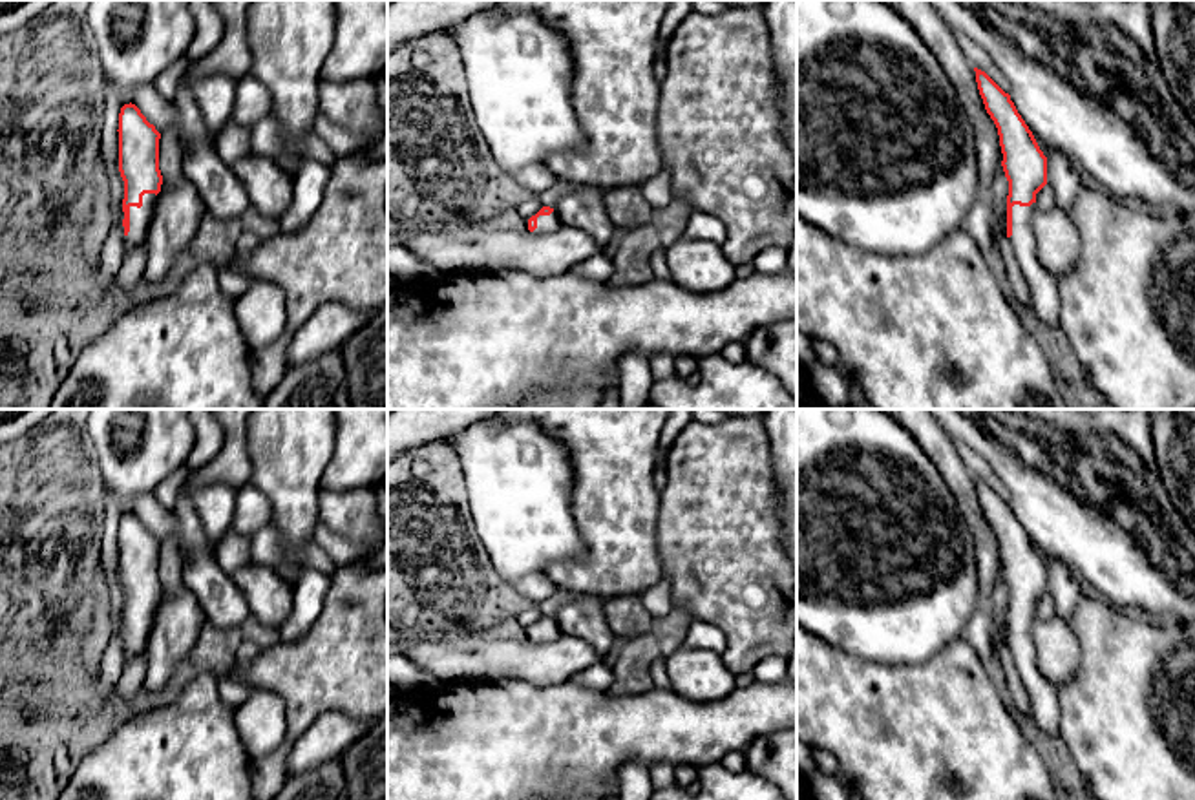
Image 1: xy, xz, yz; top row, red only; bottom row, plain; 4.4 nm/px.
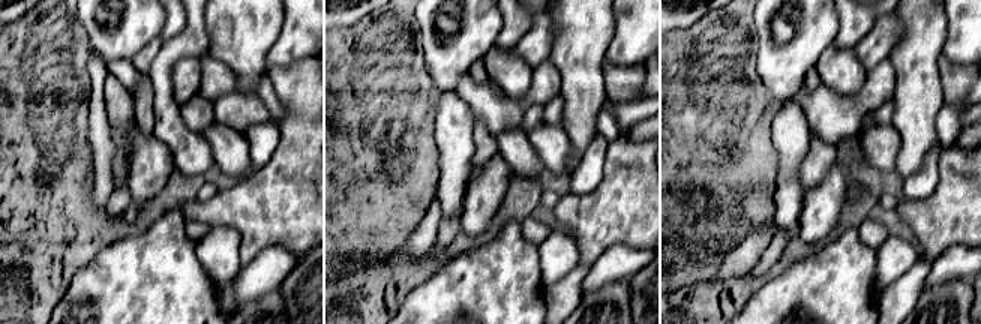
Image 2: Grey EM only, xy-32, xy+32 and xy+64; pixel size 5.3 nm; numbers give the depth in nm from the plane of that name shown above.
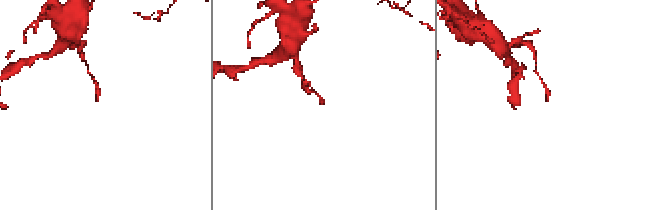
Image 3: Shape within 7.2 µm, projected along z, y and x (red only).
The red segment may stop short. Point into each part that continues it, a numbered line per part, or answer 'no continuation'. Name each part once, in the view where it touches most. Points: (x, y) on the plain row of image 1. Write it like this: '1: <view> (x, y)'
1: xy (139, 627)

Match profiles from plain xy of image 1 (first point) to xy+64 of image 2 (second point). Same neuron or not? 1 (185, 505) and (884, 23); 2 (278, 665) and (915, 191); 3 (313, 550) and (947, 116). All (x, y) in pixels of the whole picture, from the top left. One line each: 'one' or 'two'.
1: one
2: two
3: one

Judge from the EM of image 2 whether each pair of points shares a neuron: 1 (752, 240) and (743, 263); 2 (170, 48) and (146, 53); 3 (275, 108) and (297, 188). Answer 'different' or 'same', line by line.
1: same
2: different
3: different

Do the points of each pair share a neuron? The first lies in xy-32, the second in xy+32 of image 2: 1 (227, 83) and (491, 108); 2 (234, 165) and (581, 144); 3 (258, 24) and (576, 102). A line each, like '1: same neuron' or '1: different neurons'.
1: same neuron
2: different neurons
3: same neuron

